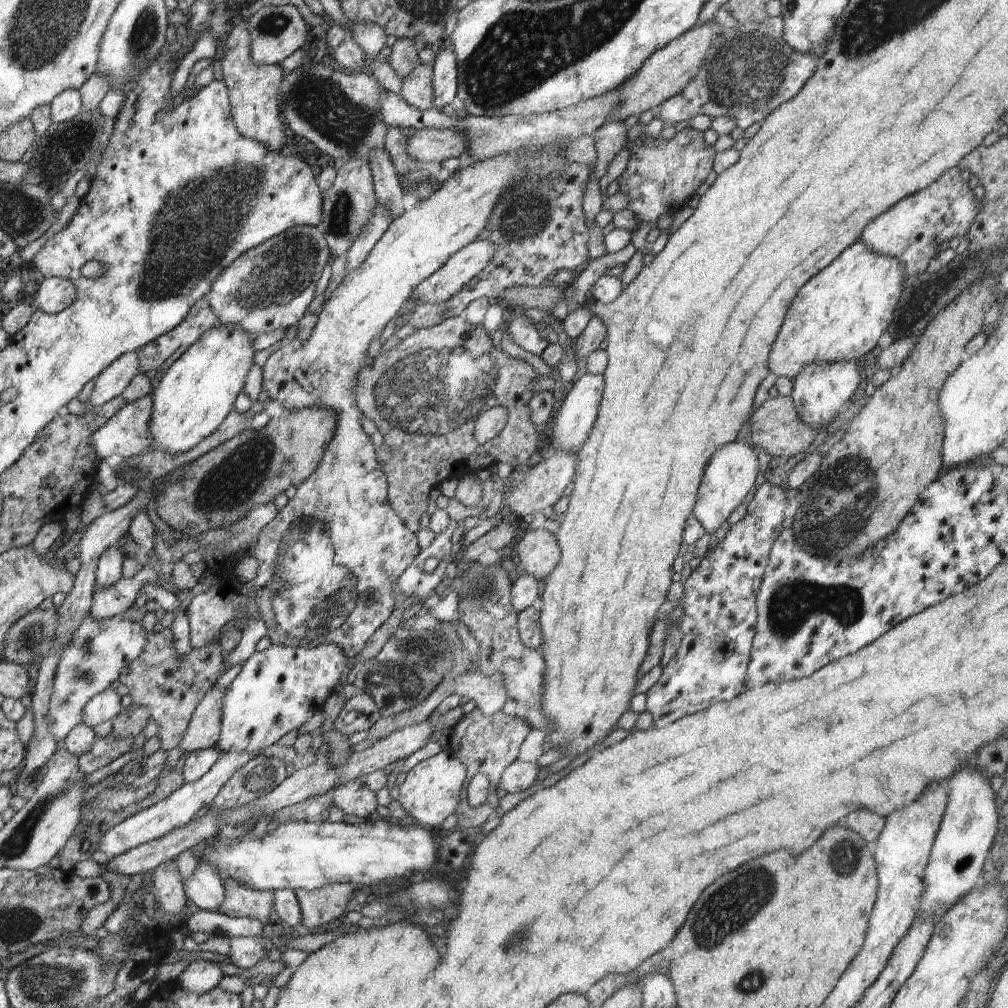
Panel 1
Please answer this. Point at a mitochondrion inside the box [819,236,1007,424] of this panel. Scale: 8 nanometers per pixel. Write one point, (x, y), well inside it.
(921, 299)

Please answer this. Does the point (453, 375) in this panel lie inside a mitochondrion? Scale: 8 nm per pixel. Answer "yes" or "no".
yes

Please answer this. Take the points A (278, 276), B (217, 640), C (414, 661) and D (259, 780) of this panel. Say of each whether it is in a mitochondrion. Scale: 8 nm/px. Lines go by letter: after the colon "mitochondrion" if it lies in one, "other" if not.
A: mitochondrion
B: other
C: mitochondrion
D: mitochondrion

